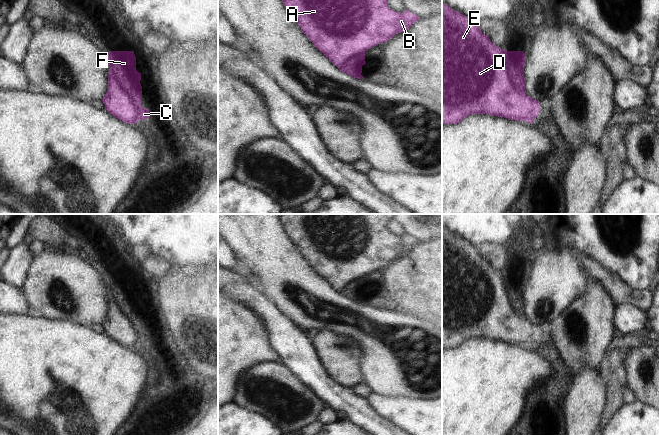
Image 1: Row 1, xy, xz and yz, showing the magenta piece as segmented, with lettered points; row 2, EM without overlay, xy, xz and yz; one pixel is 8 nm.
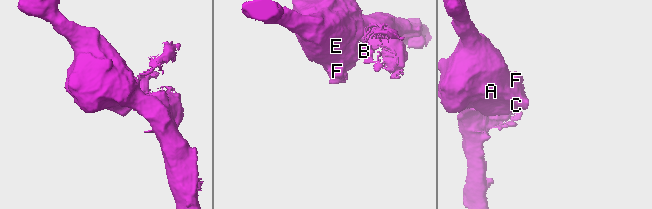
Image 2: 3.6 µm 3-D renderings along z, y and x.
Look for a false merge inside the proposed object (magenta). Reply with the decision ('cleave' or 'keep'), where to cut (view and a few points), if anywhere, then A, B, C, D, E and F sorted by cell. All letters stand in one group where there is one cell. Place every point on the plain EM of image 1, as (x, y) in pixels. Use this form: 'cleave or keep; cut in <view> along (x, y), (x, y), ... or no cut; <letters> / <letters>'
keep; no cut; A B C D E F

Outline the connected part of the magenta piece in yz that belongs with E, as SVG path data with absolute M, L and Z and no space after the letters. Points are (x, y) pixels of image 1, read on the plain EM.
M442 227L442 349L457 348L472 338L487 338L533 347L539 338L539 325L526 317L525 286L524 275L499 272L481 256L479 247Z

